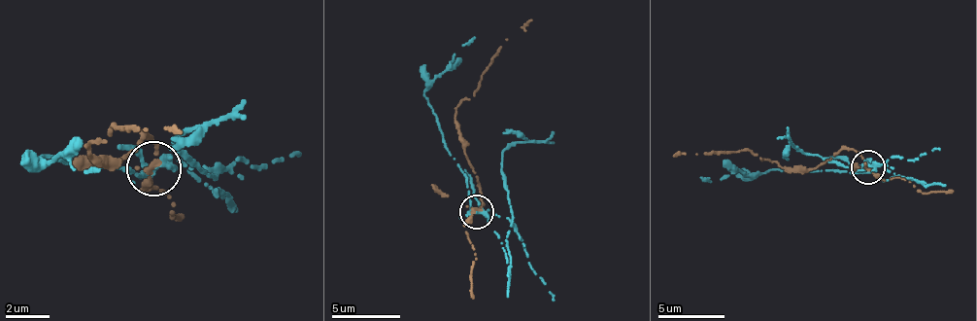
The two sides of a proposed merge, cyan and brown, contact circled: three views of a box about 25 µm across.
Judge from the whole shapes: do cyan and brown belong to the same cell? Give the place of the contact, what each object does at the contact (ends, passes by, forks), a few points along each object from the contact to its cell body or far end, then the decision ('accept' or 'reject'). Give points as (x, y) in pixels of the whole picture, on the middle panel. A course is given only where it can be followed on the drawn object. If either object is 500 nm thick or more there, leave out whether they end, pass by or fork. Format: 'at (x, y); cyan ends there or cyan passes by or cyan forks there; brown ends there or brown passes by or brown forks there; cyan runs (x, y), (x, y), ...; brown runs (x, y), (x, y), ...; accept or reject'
at (476, 211); cyan forks there; brown passes by; cyan runs (477, 210), (469, 203), (466, 176), (450, 156), (422, 91), (447, 67), (461, 46), (475, 36); brown runs (477, 210), (481, 184), (454, 119), (454, 109), (477, 89), (490, 57), (533, 19); reject

